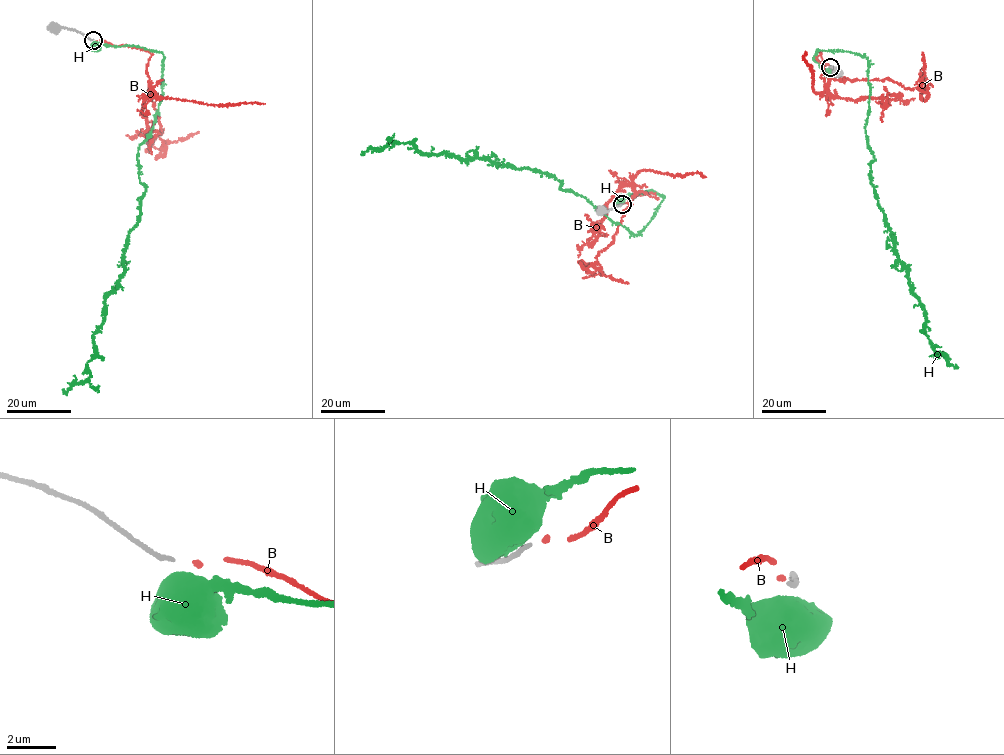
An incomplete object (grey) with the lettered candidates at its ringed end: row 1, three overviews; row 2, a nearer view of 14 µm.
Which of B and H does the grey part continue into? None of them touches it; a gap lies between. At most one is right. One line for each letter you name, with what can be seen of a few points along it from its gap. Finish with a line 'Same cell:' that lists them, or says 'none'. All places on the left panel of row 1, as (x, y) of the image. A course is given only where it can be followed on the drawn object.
B: via (96, 40), (152, 51), (149, 95), (165, 146), (157, 149), (152, 140), (164, 128)
Same cell: B

